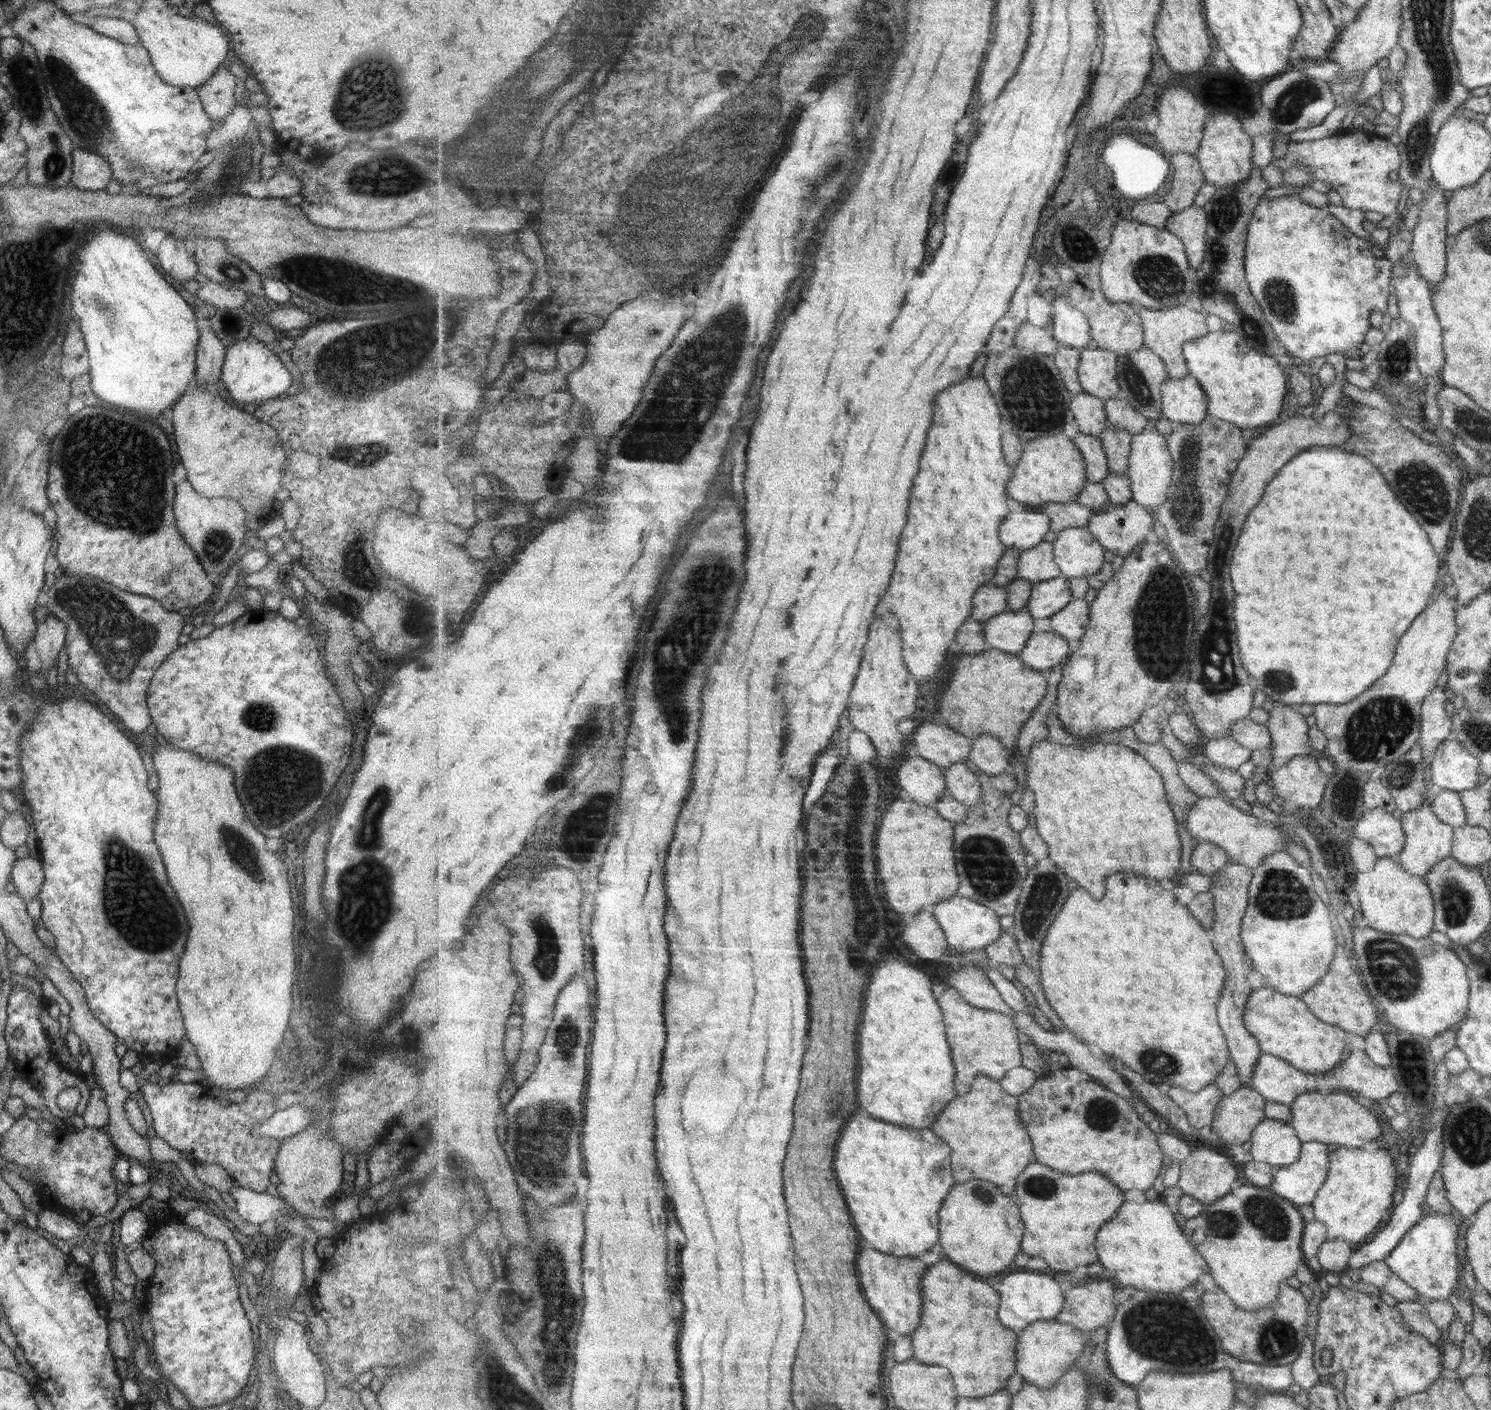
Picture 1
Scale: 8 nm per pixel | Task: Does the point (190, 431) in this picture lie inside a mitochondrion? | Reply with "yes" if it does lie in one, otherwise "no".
no

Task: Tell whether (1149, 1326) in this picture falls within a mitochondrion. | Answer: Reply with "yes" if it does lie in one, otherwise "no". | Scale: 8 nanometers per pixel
yes

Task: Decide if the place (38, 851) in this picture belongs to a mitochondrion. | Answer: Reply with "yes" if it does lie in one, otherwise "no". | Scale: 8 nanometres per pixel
no

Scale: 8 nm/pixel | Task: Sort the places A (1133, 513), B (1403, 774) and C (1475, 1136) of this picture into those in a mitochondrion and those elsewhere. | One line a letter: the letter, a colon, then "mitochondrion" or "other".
A: other
B: mitochondrion
C: mitochondrion

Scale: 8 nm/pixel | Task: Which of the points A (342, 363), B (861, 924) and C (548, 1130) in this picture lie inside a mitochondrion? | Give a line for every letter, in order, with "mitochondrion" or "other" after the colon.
A: mitochondrion
B: mitochondrion
C: mitochondrion

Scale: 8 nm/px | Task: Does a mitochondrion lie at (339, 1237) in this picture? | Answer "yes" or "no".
no

